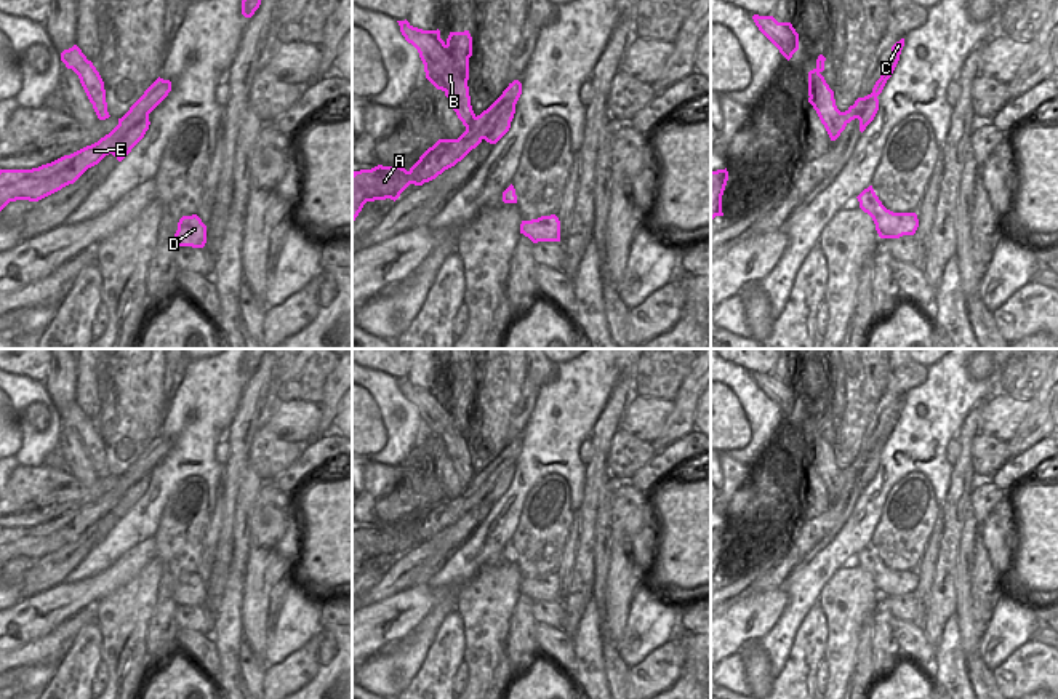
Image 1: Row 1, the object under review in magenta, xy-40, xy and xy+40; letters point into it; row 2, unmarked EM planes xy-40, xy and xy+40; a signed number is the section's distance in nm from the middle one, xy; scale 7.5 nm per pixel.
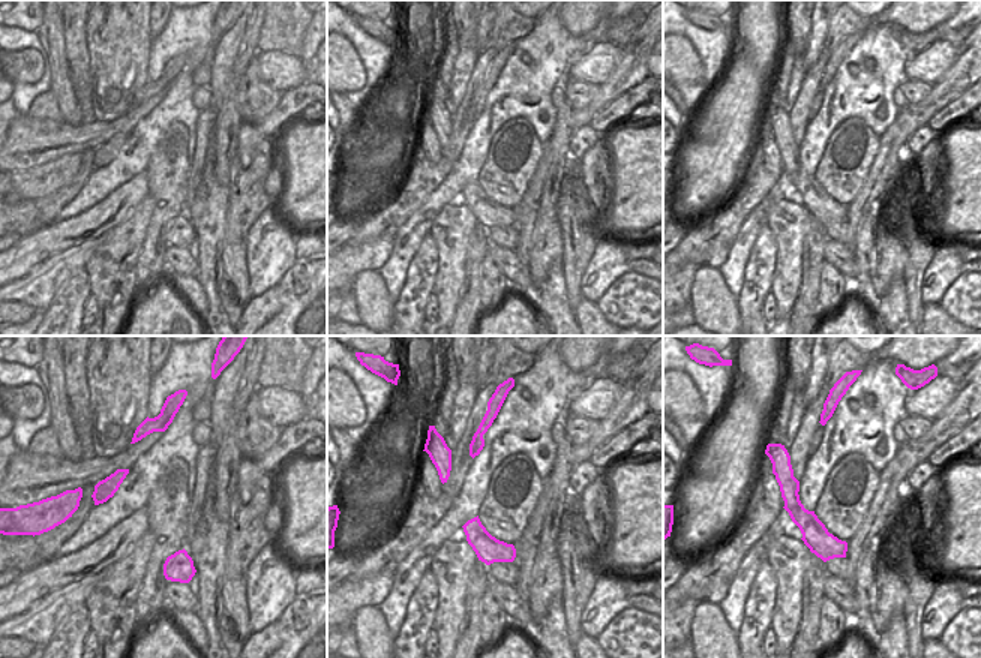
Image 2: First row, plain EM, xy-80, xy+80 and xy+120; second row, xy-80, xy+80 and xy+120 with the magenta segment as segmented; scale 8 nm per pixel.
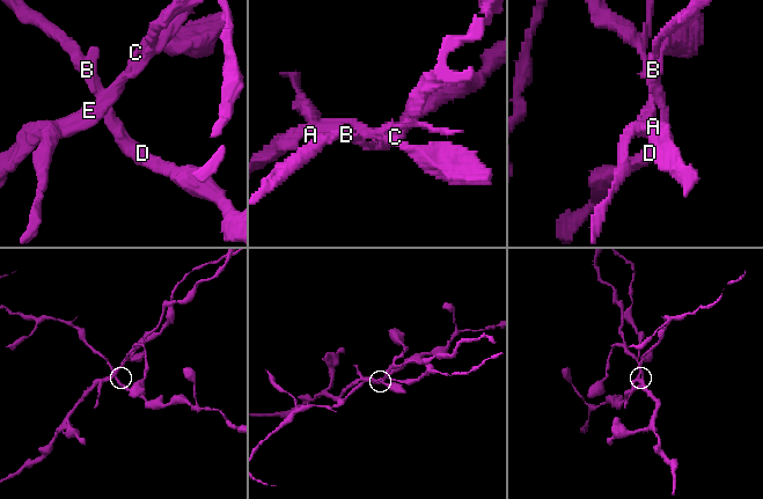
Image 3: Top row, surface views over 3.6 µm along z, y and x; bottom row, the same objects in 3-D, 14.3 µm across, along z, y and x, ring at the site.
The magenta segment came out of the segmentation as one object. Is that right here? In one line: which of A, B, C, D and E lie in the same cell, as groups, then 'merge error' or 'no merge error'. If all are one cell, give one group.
A C E / B D; merge error

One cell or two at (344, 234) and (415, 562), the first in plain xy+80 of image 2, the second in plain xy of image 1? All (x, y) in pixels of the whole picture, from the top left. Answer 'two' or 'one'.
one

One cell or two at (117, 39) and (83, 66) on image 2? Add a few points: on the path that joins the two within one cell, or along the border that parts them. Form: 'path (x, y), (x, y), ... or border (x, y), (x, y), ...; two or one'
border (84, 26), (90, 96); two

